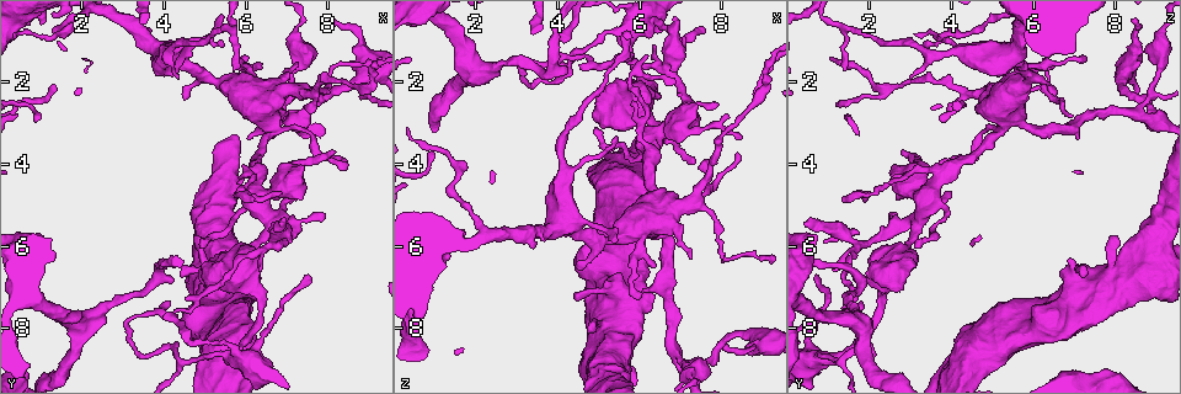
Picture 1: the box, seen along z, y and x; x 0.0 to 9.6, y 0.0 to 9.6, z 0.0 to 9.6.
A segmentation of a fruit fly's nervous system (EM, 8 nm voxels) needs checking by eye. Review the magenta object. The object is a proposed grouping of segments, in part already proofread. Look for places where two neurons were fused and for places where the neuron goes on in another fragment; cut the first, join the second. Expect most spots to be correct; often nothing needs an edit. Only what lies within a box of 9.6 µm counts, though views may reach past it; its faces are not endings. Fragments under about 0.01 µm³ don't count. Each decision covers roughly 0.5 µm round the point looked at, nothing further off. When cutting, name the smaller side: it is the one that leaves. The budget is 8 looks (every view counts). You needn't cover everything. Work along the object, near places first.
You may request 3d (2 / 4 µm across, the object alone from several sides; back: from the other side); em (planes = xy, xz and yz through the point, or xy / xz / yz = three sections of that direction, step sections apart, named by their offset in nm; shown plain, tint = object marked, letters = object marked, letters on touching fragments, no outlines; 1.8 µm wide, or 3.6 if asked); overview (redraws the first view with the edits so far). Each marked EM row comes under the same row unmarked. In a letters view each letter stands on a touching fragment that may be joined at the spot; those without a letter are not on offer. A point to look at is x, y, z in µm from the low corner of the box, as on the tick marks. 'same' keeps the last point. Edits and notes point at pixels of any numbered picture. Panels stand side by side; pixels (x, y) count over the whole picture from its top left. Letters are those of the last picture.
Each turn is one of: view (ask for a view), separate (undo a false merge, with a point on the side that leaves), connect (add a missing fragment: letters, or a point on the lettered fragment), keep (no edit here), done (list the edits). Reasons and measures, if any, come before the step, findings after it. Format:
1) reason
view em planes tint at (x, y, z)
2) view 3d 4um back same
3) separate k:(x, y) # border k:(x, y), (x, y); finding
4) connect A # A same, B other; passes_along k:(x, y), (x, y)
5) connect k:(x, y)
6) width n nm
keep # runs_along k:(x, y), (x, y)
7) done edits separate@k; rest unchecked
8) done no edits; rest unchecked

abrupt turn
view em yz step 4 letters at (6.70, 6.00, 1.75)

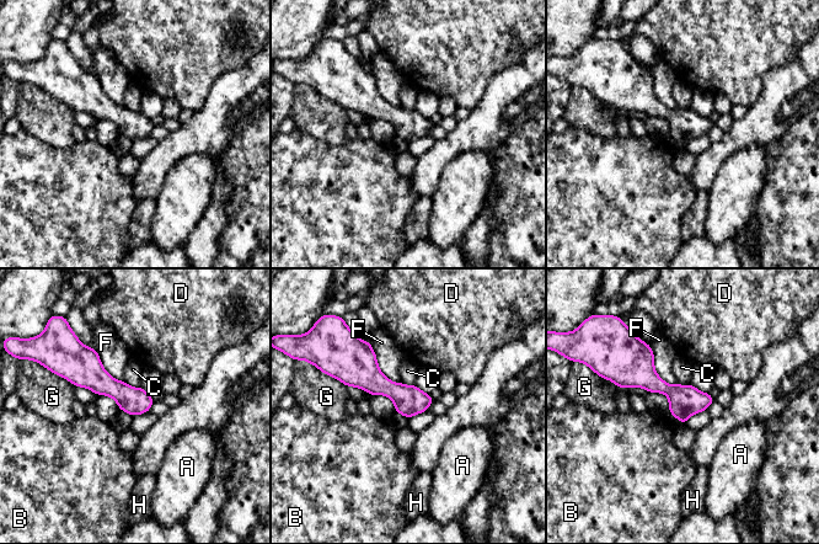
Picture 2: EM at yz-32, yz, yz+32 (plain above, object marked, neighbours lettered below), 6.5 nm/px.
keep # A other, B other, C other, D other, F other, G other, H other; runs_along 2:(616, 378), (708, 400); continuous, no second neuron

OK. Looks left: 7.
abrupt turn
view em planes tint at (6.50, 5.30, 3.30)

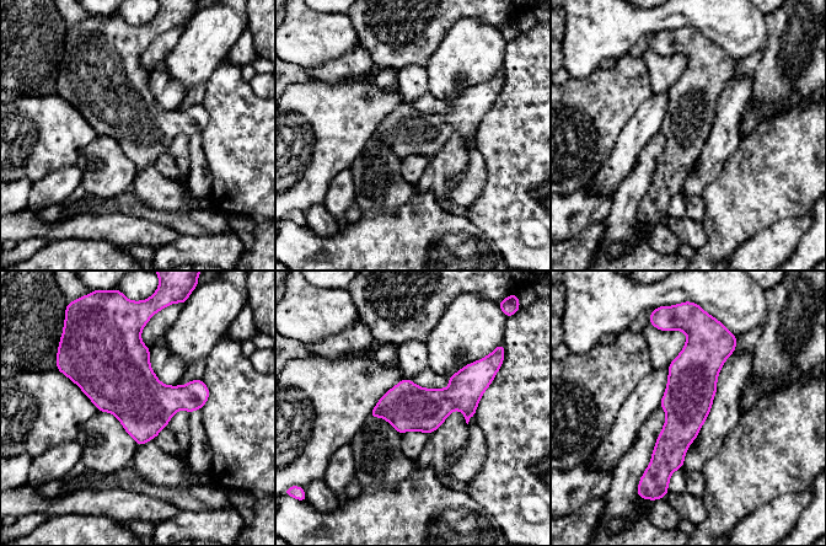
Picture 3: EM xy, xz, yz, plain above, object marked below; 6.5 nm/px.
see the neighbours
view em planes letters same

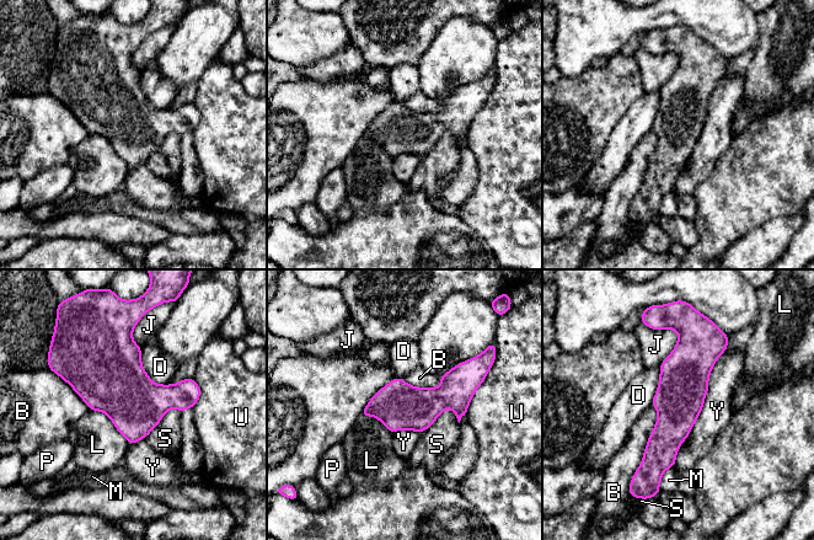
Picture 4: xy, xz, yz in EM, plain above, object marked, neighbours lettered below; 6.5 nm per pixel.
keep # B other, D other, J other, L other, M other, P other, S other, U other, Y other; border 4:(727, 347), (686, 437); one neuron here

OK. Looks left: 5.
sharp bend
view 3d 4um at (6.60, 2.85, 5.50)

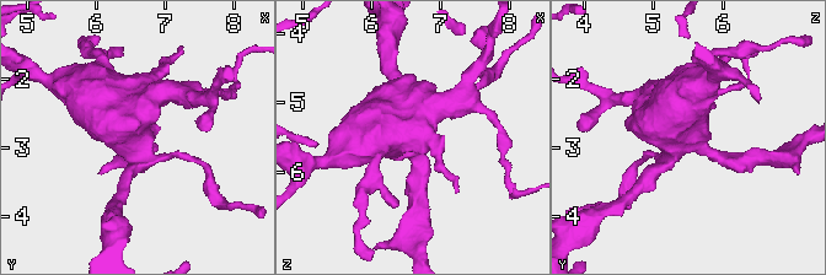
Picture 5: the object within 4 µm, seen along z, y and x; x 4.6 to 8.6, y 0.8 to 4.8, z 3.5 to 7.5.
now the EM
view em 3.6um yz step 4 tint at (6.55, 2.90, 5.55)

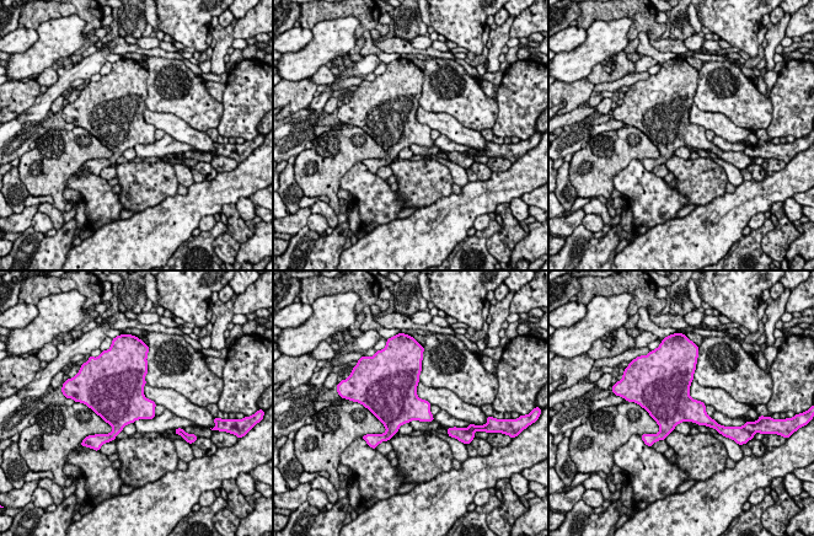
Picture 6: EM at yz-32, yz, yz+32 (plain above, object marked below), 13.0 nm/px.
cut it another way
view em 3.6um planes letters same

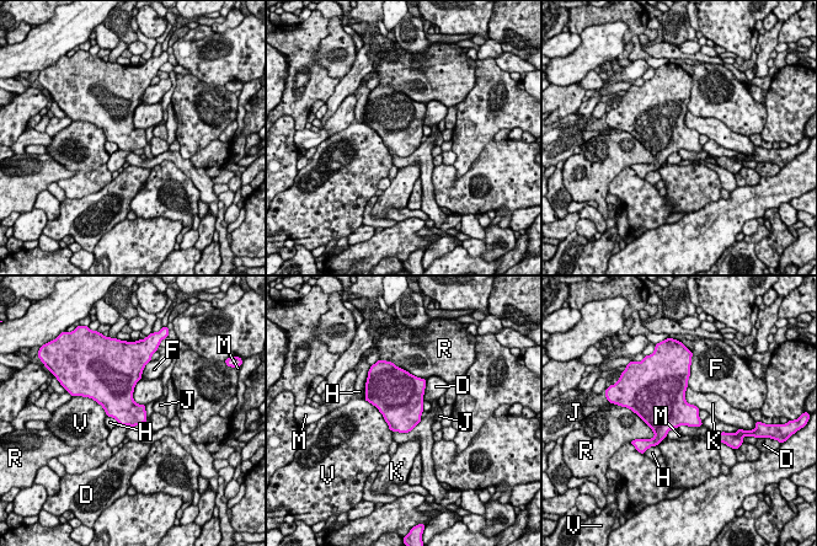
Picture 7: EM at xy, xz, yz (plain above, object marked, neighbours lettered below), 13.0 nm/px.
width 380 nm
keep # D other, F other, H other, J other, K other, M other, R other, V other; border 7:(140, 378), (133, 400), (144, 405); all the same neuron

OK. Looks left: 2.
done no edits; rest unchecked

